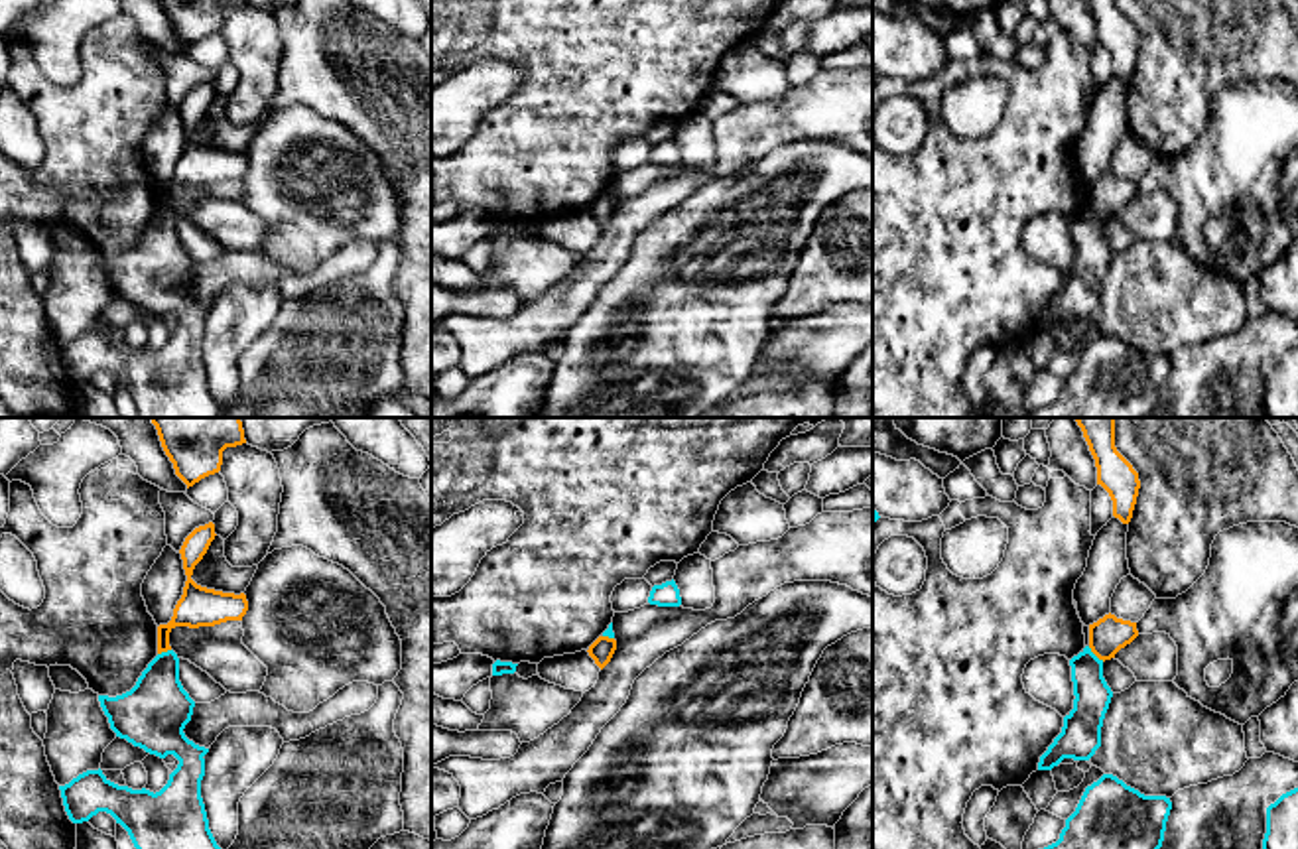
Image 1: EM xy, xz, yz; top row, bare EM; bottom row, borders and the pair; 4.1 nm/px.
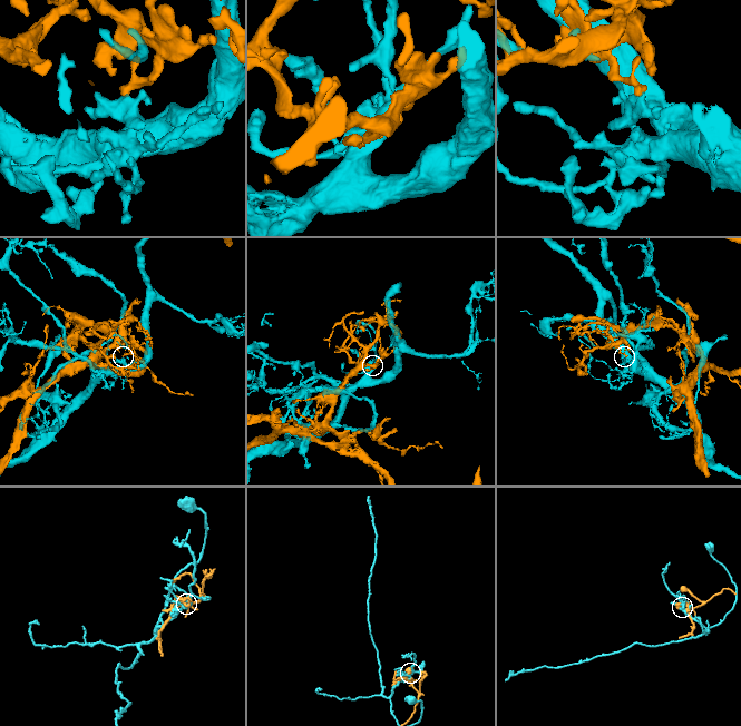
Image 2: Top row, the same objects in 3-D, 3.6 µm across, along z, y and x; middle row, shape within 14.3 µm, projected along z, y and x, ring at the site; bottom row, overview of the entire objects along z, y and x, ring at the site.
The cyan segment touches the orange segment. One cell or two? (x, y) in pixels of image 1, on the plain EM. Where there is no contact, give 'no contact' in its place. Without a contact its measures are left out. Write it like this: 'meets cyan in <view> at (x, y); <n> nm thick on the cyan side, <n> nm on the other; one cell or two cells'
meets cyan in yz at (1094, 213); 140 nm thick on the cyan side, 150 nm on the other; two cells

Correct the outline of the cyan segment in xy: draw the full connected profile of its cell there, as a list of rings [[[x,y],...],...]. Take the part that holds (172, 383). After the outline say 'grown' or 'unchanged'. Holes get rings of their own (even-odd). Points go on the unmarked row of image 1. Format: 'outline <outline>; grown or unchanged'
outline [[[158,213],[130,250],[98,260],[116,295],[160,317],[173,313],[179,323],[156,353],[118,345],[100,327],[87,329],[59,345],[69,378],[110,372],[128,390],[138,418],[221,418],[201,357],[209,307],[183,292],[195,260],[179,240],[177,213]]]; unchanged

